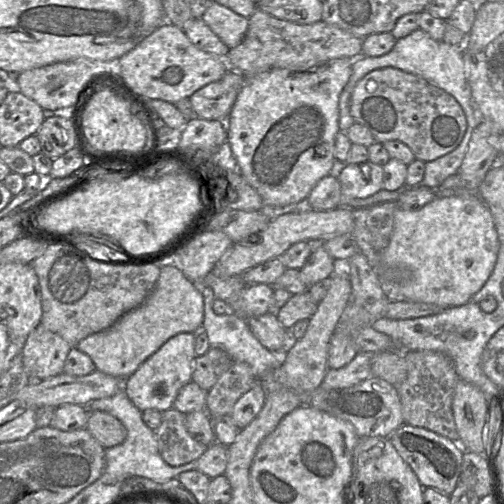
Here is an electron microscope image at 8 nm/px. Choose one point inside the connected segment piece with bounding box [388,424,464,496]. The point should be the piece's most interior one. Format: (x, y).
(436, 460)

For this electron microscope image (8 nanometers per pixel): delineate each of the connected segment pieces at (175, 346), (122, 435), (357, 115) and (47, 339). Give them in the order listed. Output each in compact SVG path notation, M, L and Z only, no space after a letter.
M179 333L167 340L154 354L122 383L122 389L141 412L155 409L163 412L173 407L180 389L191 381L193 361L196 357L195 333Z
M103 411L89 412L85 428L105 449L123 443L127 437L121 421Z
M392 67L375 69L356 84L350 99L350 114L354 123L365 126L371 132L375 142L398 140L411 149L416 159L424 162L454 150L467 128L465 114L452 95L419 76Z
M41 323L30 332L22 350L23 367L31 381L44 380L63 373L71 346L60 335L46 329Z

